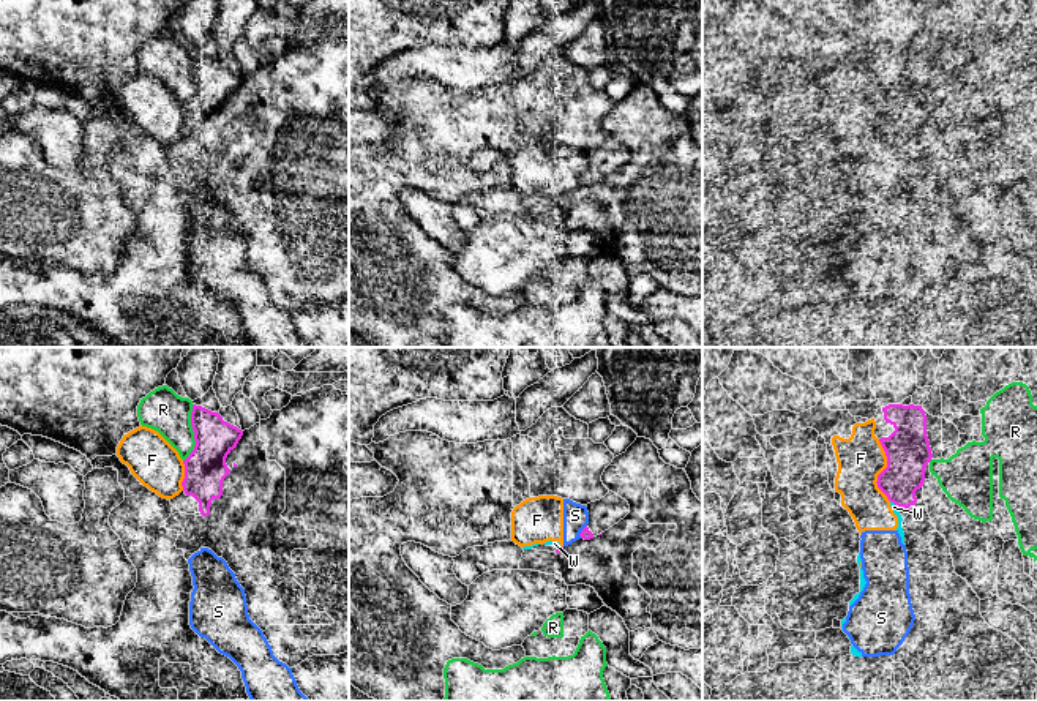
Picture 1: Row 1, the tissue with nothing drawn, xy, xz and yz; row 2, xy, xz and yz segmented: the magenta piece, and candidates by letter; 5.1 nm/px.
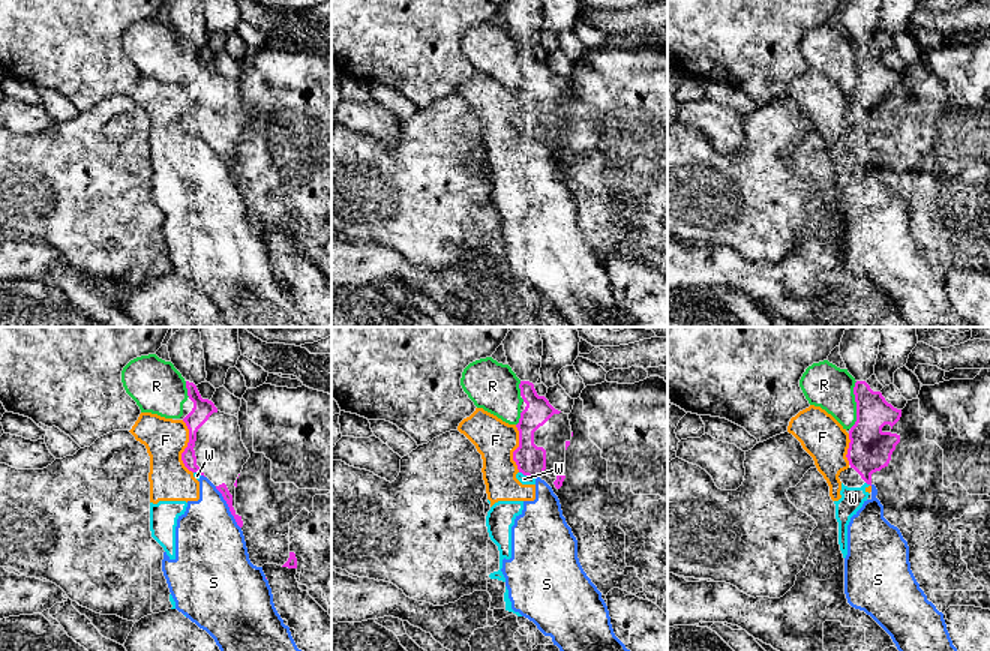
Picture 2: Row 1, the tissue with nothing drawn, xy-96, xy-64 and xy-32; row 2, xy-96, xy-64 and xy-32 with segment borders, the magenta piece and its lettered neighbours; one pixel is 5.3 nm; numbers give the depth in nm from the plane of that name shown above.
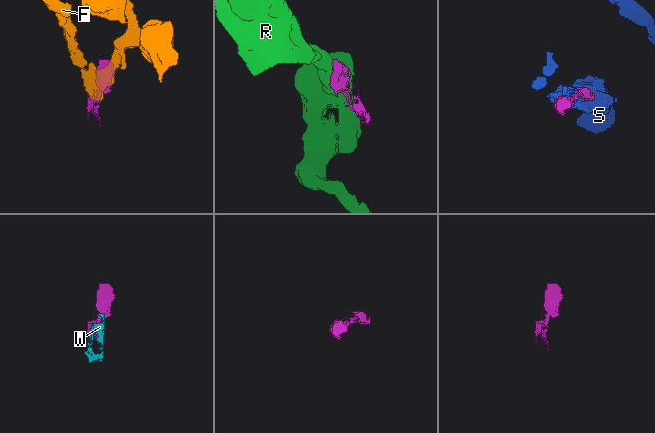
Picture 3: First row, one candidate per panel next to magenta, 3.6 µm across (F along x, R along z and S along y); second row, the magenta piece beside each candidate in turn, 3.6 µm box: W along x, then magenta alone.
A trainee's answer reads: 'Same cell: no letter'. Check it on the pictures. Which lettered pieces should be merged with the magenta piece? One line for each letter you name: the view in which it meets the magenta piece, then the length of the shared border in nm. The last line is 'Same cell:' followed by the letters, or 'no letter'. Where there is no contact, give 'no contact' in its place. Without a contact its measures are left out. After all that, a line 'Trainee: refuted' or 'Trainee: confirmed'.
Same cell: no letter
Trainee: confirmed

